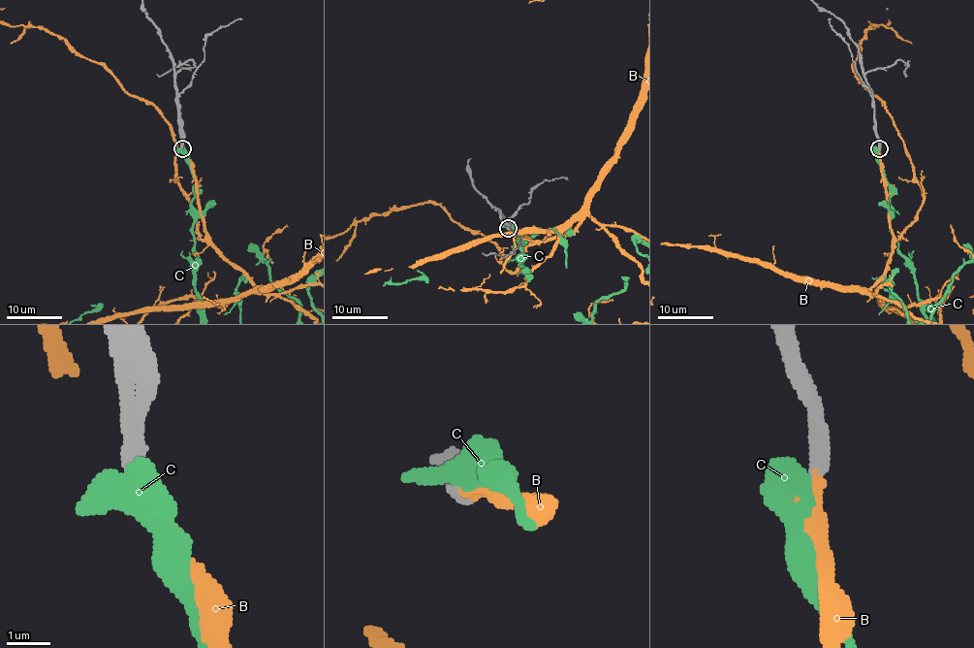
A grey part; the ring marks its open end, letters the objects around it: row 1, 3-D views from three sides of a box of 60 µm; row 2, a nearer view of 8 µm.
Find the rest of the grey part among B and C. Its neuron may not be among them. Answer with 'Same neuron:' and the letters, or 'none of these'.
Same neuron: B

